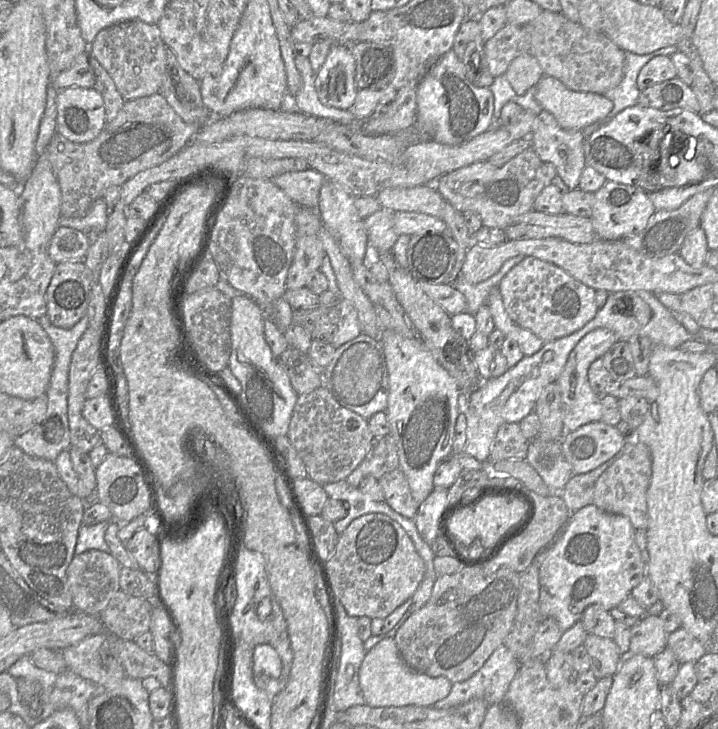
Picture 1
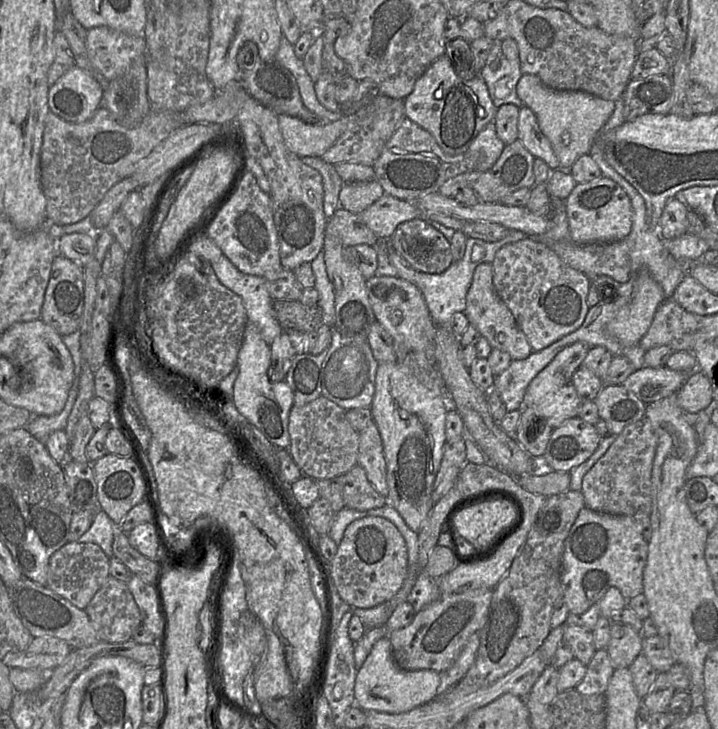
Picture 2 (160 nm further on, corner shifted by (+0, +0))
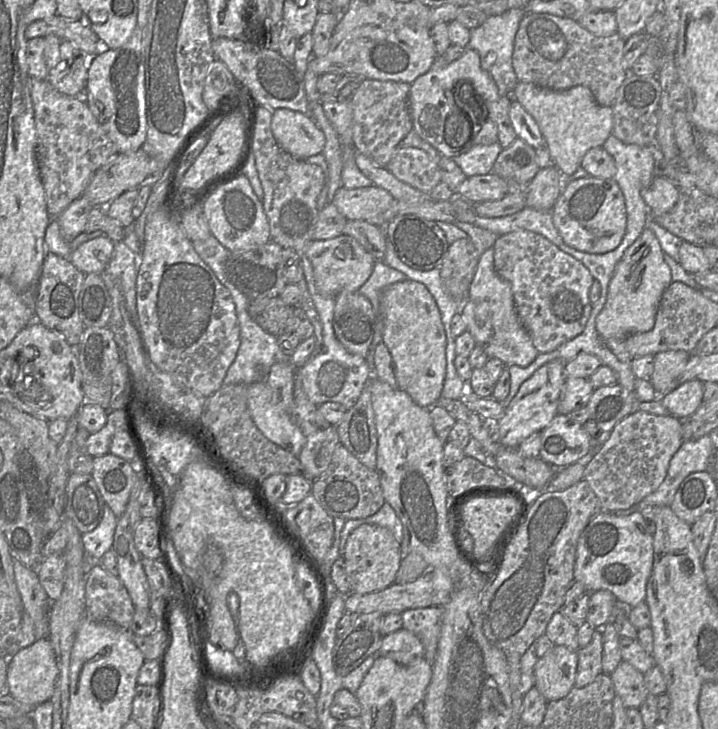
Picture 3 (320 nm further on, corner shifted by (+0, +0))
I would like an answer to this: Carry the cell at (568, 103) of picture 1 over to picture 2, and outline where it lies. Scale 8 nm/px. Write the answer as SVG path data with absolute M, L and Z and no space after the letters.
M532 74L521 77L516 92L525 106L536 115L539 127L550 141L562 171L570 172L573 164L581 156L590 153L597 133L615 109L614 101L602 99L585 91L555 90Z

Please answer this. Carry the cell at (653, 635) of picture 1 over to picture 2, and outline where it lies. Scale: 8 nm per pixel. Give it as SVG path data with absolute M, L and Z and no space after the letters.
M611 623L610 640L606 651L614 669L628 668L642 653L641 633L622 623Z

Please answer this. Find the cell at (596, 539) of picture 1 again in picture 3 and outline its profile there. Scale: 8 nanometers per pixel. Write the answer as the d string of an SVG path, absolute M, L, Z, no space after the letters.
M600 511L591 518L578 539L574 580L581 582L586 592L607 590L625 607L635 607L645 601L653 558L653 534L640 512L620 515Z

